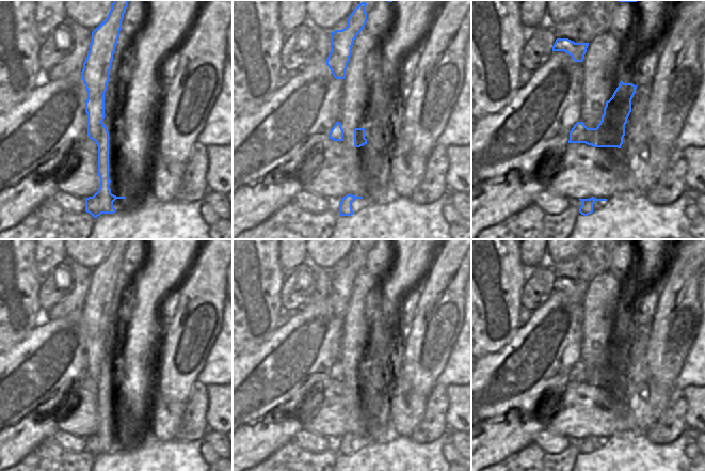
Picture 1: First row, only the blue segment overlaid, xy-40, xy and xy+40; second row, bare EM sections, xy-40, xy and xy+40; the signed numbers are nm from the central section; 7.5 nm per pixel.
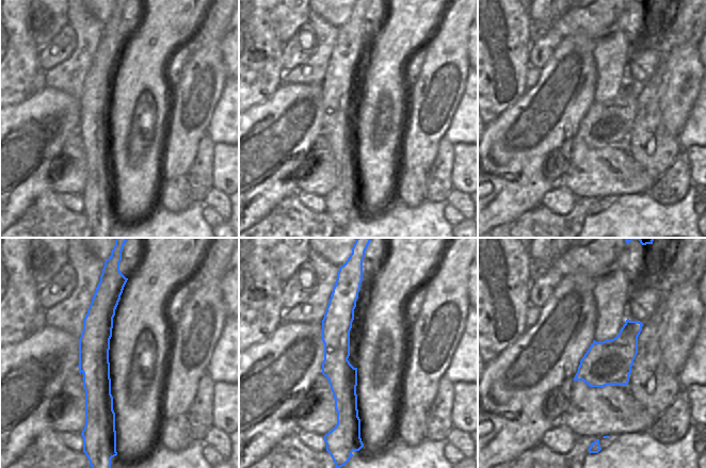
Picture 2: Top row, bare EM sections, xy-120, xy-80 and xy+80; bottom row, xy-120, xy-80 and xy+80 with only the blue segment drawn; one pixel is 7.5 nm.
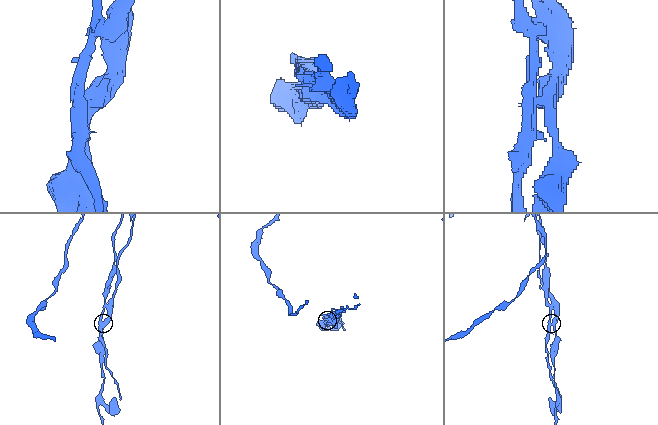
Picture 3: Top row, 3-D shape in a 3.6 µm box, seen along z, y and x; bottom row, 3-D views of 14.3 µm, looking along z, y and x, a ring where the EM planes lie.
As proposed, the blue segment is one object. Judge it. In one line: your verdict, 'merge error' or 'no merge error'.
merge error

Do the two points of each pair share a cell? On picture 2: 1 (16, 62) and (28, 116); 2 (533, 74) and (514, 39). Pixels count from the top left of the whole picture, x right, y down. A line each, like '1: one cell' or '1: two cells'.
1: two cells
2: two cells

